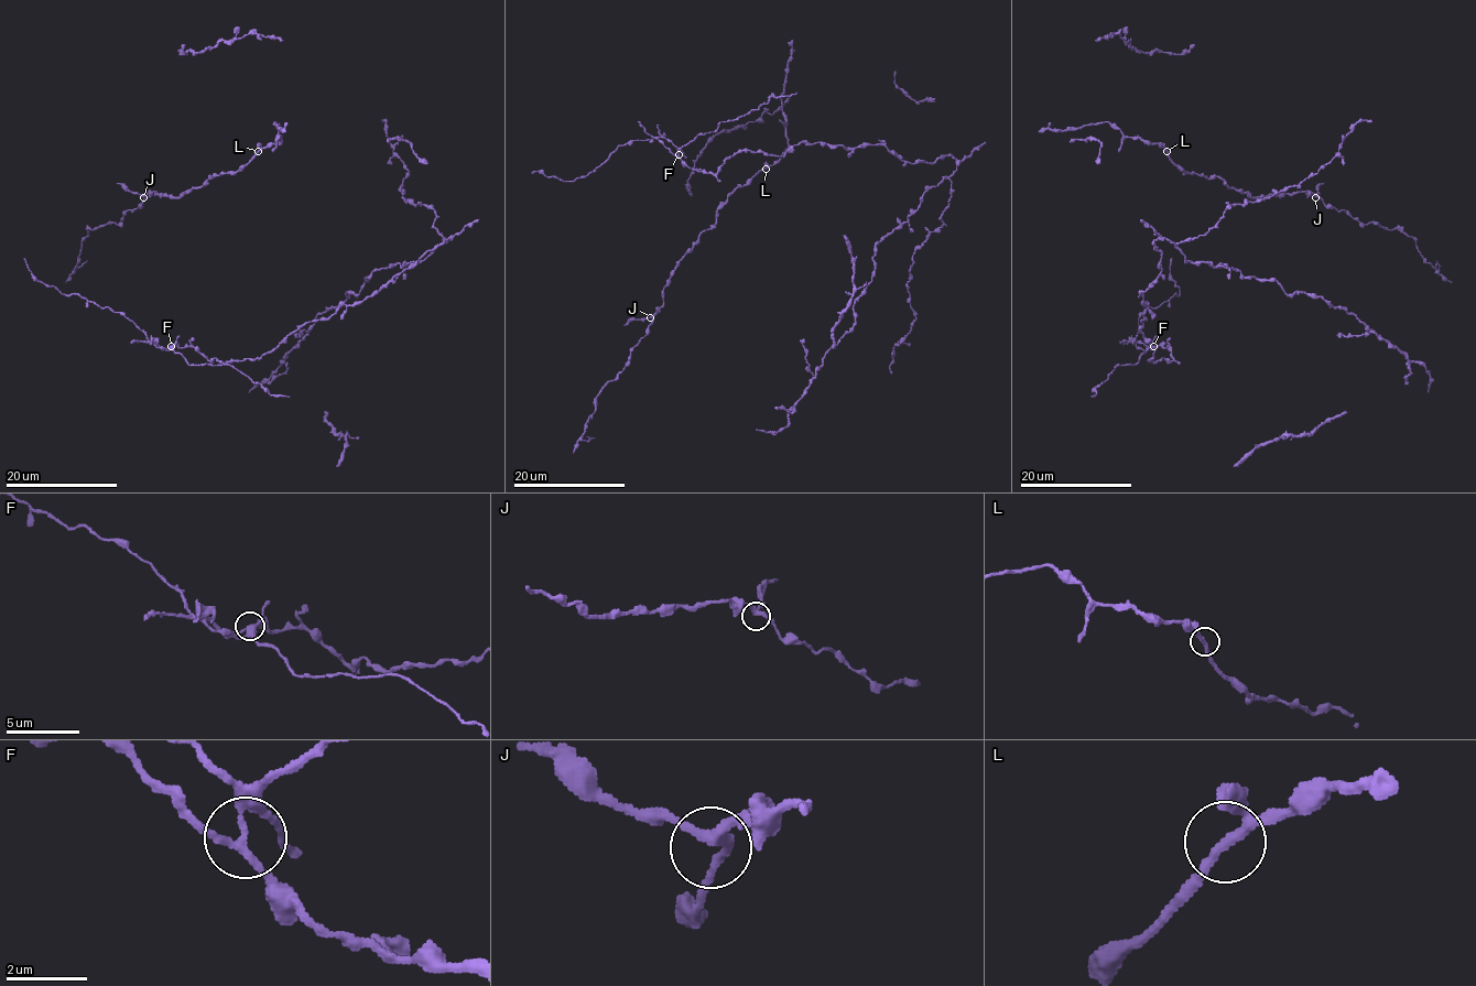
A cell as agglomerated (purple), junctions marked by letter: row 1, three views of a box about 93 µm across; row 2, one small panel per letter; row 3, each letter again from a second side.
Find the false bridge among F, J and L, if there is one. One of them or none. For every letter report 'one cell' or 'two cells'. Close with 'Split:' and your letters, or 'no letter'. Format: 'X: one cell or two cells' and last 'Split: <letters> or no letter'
F: two cells
J: one cell
L: one cell
Split: F

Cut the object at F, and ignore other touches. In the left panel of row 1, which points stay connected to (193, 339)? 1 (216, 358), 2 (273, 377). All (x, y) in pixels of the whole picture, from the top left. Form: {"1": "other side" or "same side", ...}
{"1": "same side", "2": "same side"}

